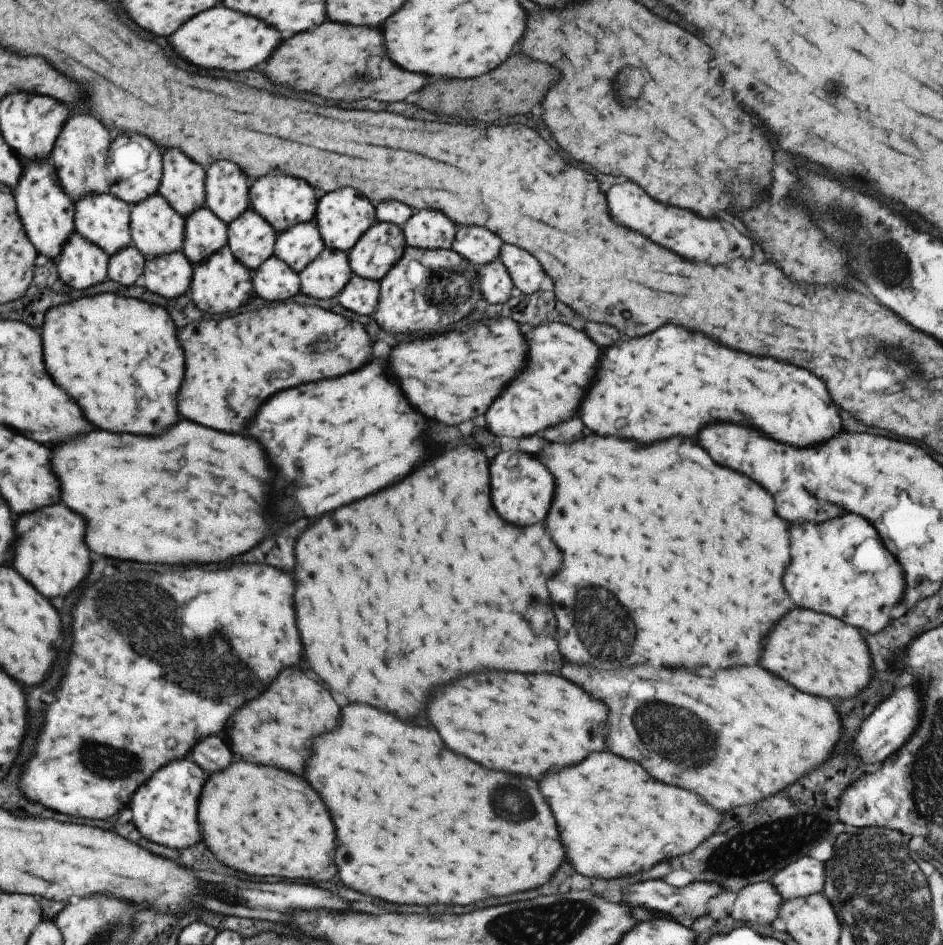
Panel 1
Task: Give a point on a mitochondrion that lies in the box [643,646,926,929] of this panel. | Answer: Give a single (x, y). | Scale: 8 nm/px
(753, 851)

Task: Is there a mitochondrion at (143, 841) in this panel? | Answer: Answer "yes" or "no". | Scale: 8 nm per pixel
no

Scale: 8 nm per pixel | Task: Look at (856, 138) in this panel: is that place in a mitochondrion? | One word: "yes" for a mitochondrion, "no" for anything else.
no

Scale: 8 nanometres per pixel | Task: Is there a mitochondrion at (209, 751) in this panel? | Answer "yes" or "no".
no

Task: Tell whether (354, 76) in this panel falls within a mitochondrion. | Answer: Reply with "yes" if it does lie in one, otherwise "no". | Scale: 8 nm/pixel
yes

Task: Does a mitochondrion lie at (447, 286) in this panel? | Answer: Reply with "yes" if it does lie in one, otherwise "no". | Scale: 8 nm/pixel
yes

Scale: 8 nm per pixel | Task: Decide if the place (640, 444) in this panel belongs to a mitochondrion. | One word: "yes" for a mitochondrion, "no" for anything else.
no

